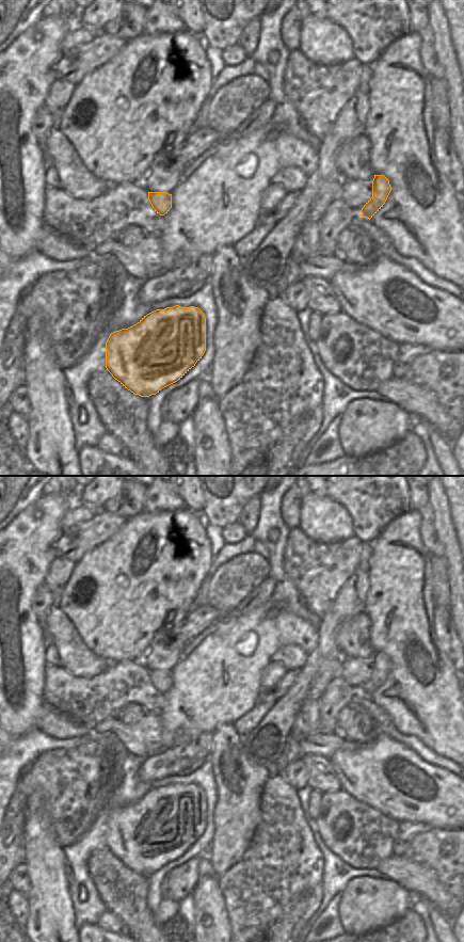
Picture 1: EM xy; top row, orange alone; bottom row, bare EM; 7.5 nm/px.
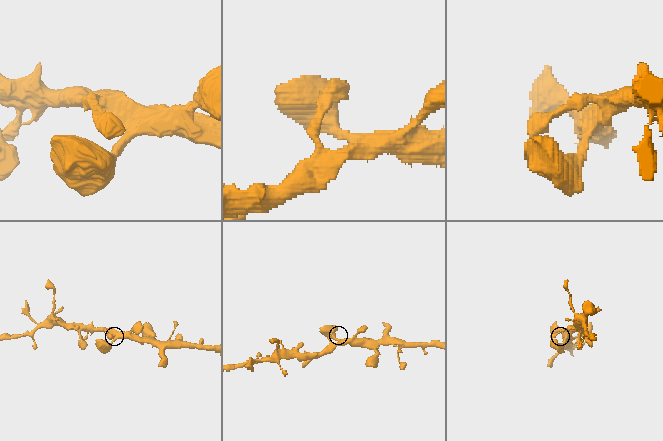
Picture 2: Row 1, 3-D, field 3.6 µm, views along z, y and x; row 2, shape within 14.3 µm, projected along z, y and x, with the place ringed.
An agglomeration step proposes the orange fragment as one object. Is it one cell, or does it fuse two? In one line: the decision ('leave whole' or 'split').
leave whole

